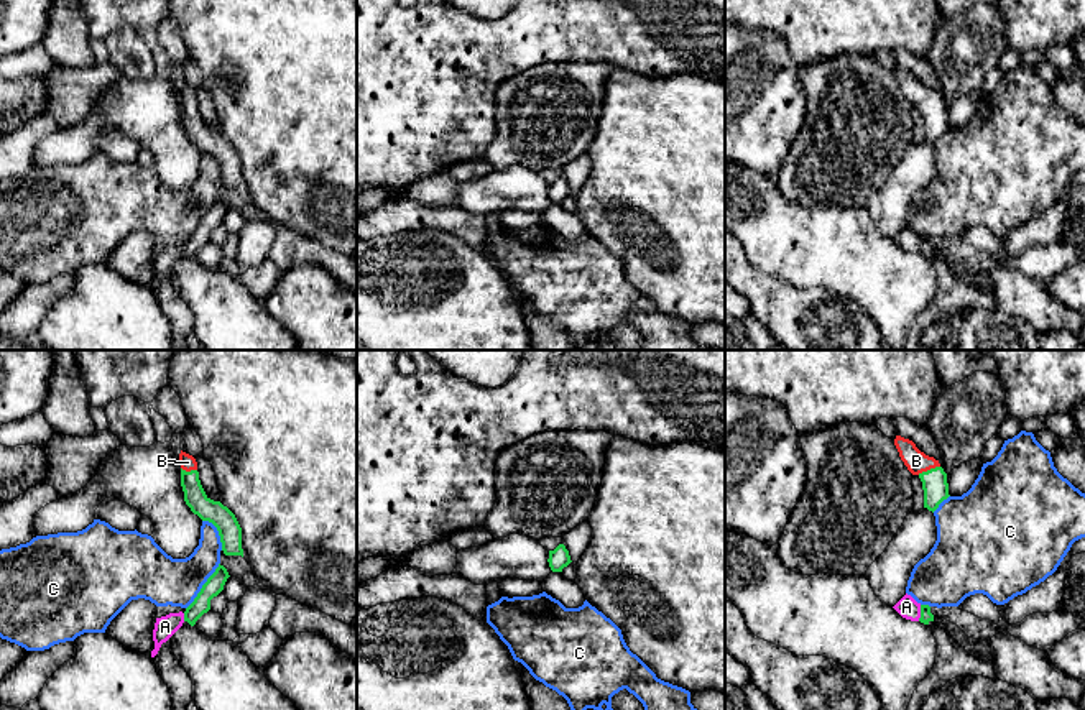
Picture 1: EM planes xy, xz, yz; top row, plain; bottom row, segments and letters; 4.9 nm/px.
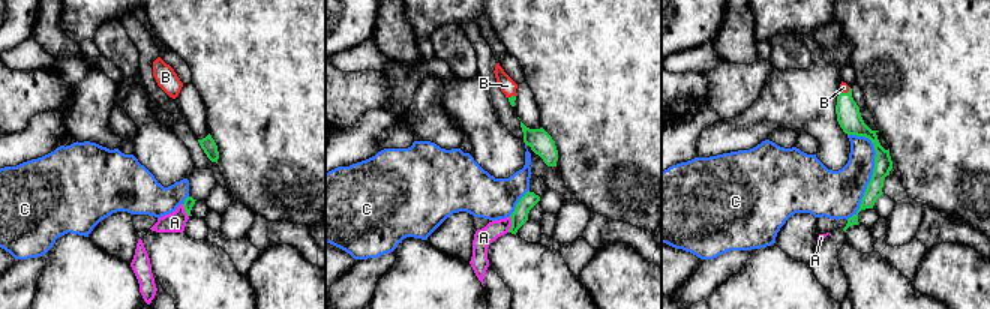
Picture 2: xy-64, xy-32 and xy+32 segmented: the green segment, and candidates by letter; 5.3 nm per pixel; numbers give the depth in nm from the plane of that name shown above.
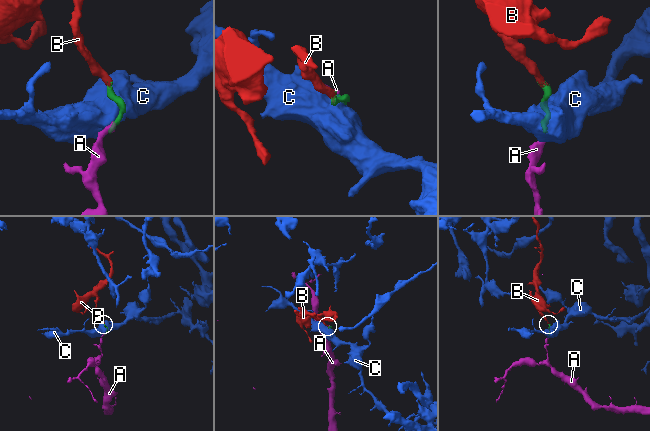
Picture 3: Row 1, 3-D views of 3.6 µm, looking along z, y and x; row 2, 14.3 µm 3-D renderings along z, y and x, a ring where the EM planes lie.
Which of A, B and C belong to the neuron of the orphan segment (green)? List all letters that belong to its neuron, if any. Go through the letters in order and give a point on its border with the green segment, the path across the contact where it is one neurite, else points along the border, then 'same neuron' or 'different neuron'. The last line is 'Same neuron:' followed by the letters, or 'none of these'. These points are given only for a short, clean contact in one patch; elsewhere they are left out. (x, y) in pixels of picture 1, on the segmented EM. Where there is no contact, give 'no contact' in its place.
A: meets green in yz at (921, 613); border along yz (921, 605), (918, 620); different neuron
B: meets green in yz at (928, 470); runs through yz (934, 482), (928, 470), (916, 461); same neuron
C: meets green in xy at (203, 585); different neuron
Same neuron: B

